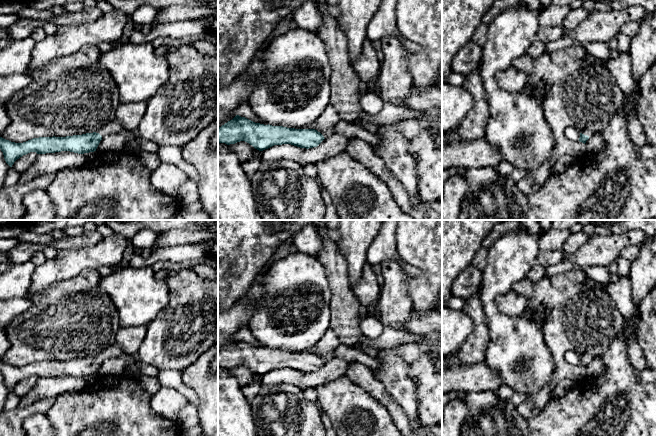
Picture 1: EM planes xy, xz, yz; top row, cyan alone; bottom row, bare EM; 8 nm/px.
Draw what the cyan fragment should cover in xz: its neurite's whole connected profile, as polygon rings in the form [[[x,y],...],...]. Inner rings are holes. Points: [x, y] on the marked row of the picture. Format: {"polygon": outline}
{"polygon": [[[239,115],[218,128],[218,143],[230,145],[245,141],[259,151],[282,144],[309,149],[317,147],[324,139],[315,129],[264,125]]]}

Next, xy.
{"polygon": [[[114,120],[98,133],[93,132],[66,137],[39,137],[23,143],[11,142],[0,137],[0,149],[3,152],[6,163],[12,167],[17,159],[30,152],[36,152],[37,154],[61,151],[70,151],[78,154],[94,152],[104,136],[119,133],[123,130],[123,127]]]}

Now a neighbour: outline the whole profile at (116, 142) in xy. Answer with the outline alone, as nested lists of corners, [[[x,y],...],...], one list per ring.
[[[123,130],[119,133],[110,134],[102,137],[97,149],[102,152],[123,151],[128,140],[132,139],[136,133]]]

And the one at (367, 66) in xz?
[[[367,39],[364,42],[360,55],[351,62],[351,65],[362,82],[377,82],[381,63],[372,41]]]

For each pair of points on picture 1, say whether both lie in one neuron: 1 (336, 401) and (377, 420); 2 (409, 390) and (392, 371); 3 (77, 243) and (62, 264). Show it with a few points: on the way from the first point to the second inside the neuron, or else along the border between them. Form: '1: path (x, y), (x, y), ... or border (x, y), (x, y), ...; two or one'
1: path (346, 404), (362, 420), (367, 420); one
2: path (404, 385), (396, 376); one
3: border (96, 243), (79, 248), (63, 248), (58, 251); two

